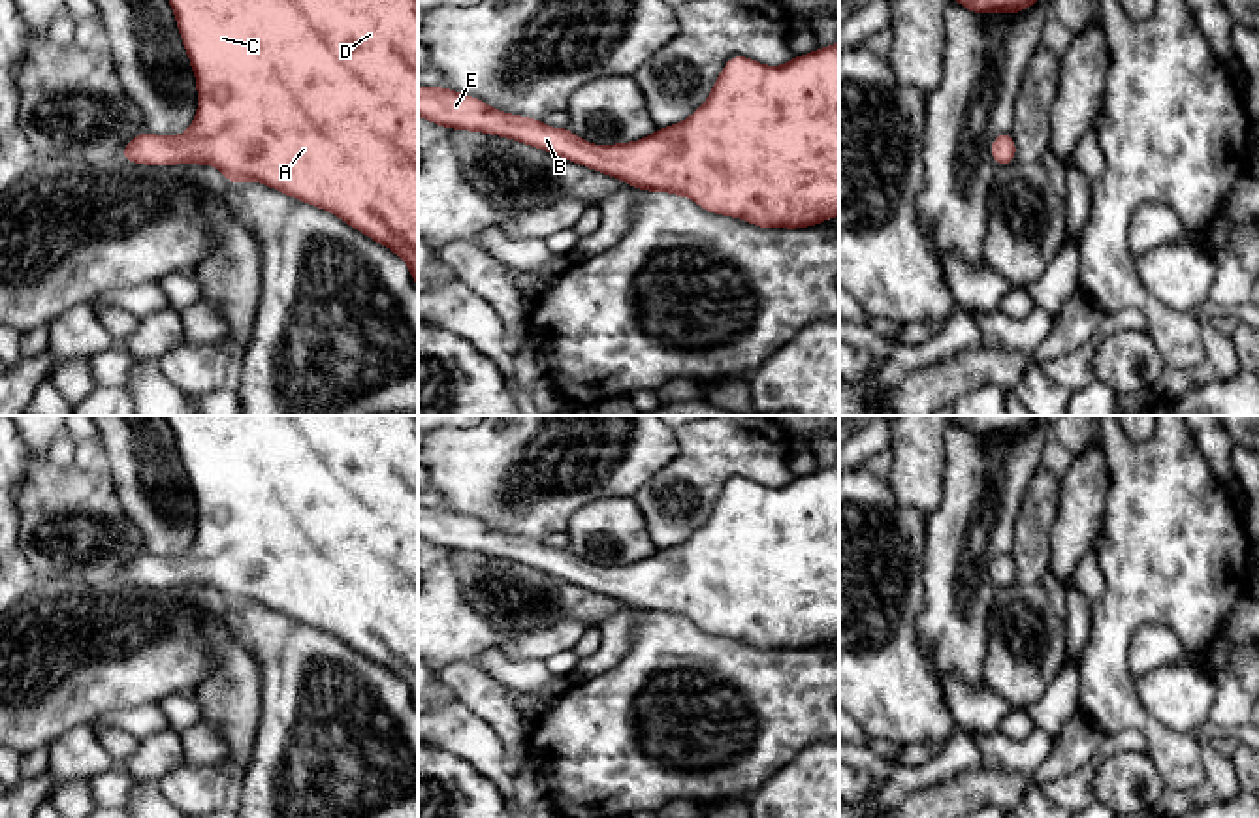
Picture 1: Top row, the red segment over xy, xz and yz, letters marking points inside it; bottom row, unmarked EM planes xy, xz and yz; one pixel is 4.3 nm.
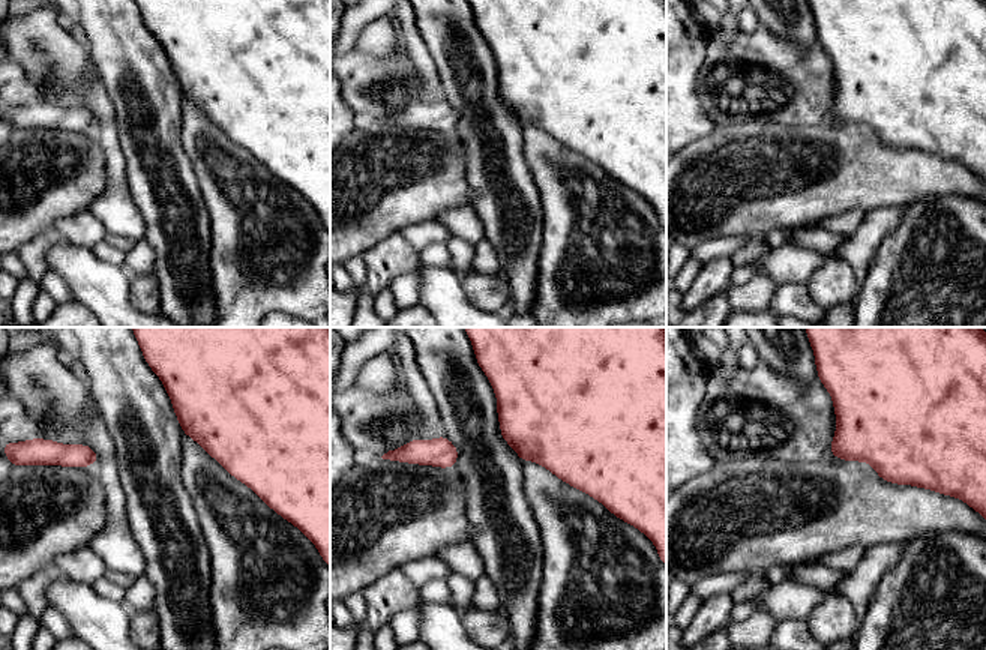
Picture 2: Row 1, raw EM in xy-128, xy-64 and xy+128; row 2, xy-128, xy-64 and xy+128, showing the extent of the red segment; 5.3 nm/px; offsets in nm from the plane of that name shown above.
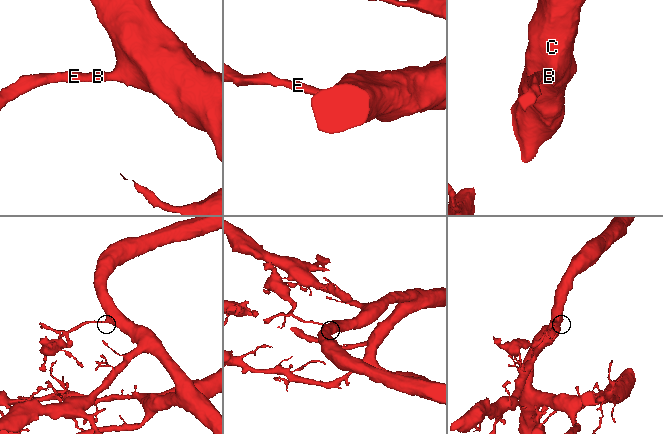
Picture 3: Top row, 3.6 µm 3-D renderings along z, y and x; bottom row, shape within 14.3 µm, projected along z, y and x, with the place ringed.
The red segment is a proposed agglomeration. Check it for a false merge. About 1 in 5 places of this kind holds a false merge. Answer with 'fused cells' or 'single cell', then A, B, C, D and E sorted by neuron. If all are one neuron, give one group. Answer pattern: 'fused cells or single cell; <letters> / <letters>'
single cell; A B C D E

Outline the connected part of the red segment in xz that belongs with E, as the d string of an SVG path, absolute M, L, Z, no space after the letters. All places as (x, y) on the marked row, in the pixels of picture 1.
M839 41L796 55L781 66L766 66L741 55L730 56L708 100L691 117L629 143L593 145L580 139L568 126L551 128L531 117L504 113L448 87L418 85L418 117L448 130L484 132L531 145L587 165L591 171L621 179L627 186L689 197L708 212L740 218L764 229L811 228L839 216Z

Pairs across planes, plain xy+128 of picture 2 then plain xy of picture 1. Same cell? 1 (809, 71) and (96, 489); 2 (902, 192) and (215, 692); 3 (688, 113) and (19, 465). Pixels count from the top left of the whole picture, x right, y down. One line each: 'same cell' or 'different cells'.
1: same cell
2: different cells
3: same cell

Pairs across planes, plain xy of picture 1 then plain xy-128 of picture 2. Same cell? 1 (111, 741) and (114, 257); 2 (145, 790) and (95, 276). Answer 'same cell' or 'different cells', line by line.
1: same cell
2: same cell

